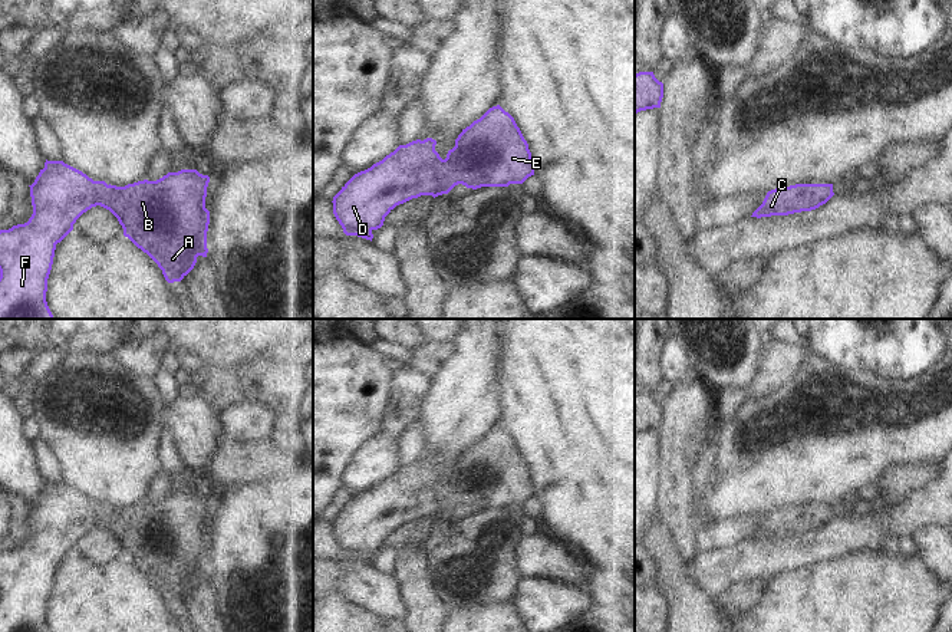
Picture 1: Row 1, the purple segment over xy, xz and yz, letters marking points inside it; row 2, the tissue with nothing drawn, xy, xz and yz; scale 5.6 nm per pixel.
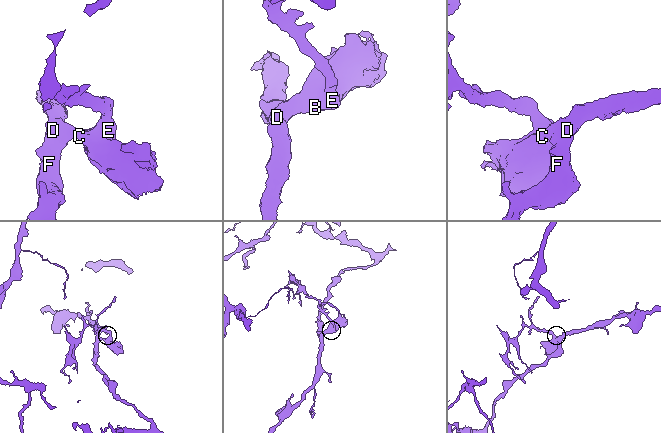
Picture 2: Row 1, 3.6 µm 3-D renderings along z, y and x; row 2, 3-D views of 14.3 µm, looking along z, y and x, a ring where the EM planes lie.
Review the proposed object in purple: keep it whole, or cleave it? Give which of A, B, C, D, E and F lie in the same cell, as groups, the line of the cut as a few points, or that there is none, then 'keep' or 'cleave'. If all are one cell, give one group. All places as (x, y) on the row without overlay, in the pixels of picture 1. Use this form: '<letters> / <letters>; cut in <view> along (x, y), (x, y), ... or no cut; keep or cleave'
A B C D E F; no cut; keep

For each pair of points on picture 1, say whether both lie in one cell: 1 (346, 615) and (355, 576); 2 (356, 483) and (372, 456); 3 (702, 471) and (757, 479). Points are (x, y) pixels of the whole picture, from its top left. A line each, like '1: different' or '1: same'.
1: different
2: same
3: different

